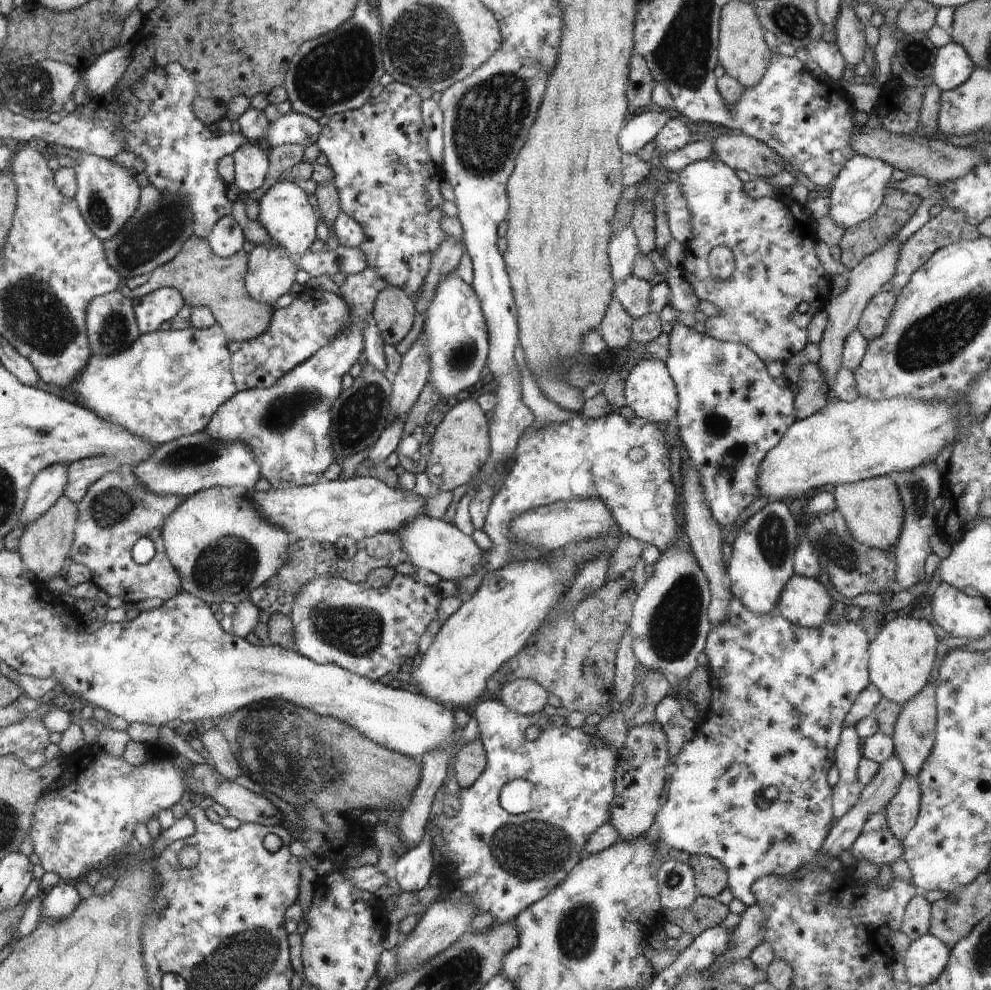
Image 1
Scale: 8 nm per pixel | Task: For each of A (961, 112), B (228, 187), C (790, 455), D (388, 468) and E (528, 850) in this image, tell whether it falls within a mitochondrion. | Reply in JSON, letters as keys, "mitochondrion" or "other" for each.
{"A":"other","B":"other","C":"other","D":"other","E":"mitochondrion"}

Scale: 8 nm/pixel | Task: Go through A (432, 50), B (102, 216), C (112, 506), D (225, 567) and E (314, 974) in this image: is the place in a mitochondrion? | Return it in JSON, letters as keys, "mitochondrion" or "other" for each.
{"A":"mitochondrion","B":"mitochondrion","C":"mitochondrion","D":"mitochondrion","E":"other"}

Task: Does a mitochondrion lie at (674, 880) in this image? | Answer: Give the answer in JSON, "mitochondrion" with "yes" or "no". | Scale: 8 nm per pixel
{"mitochondrion":"yes"}

